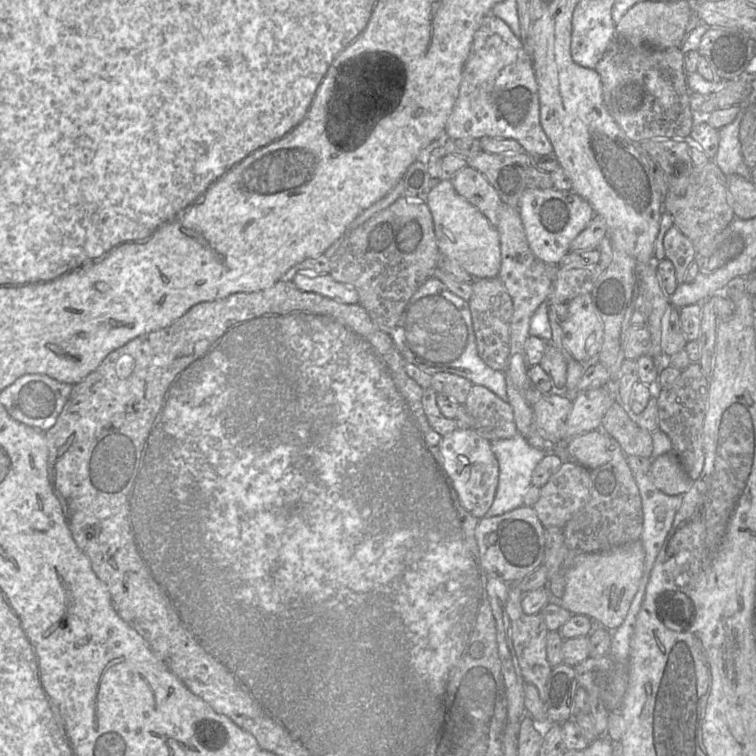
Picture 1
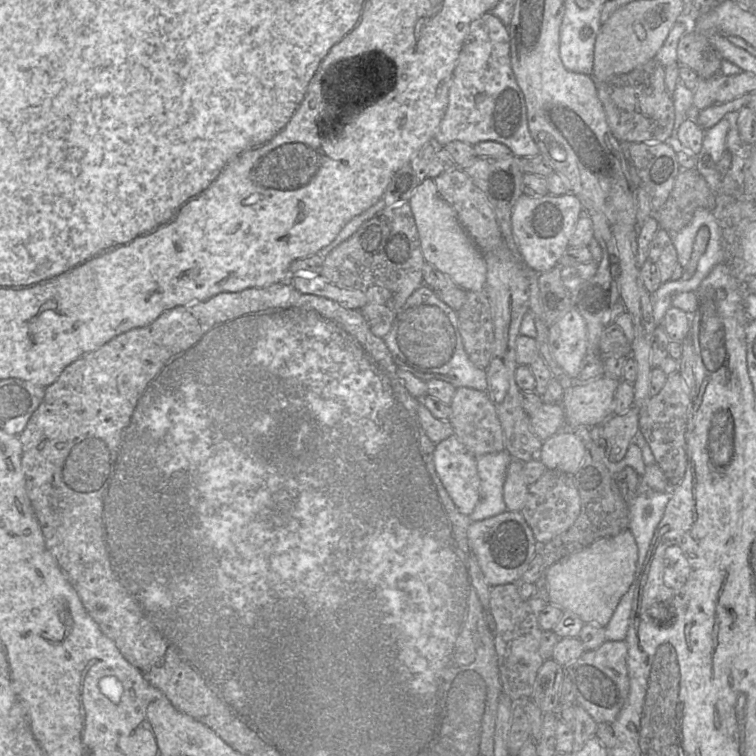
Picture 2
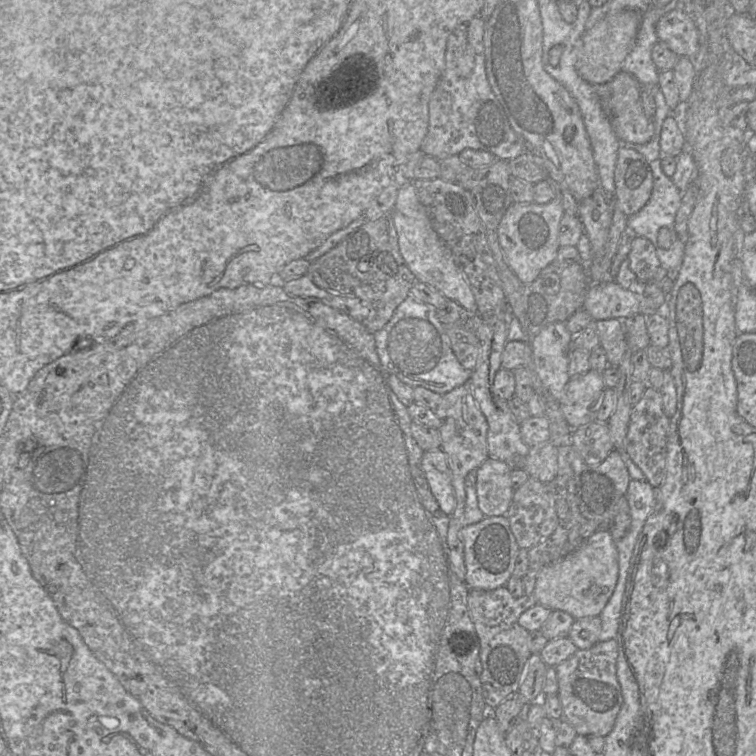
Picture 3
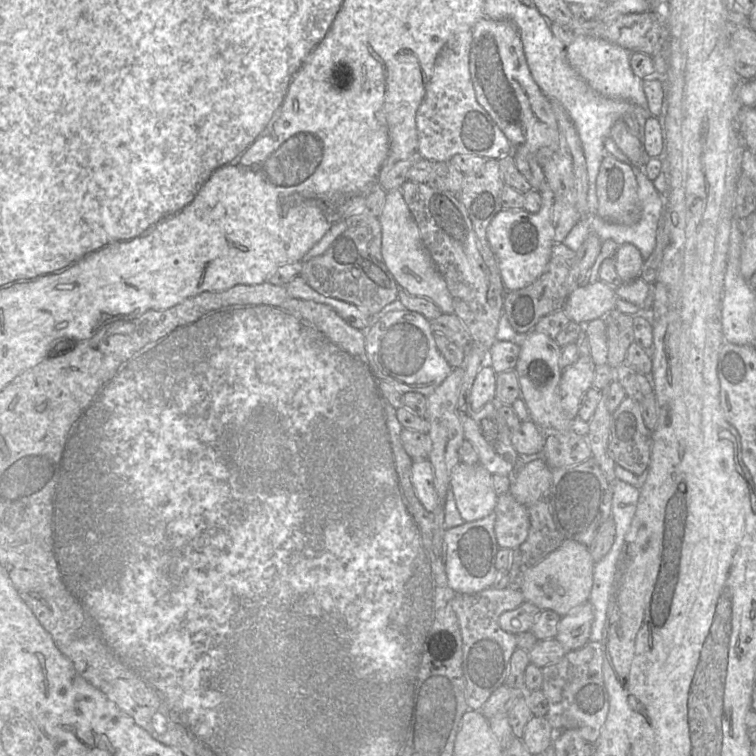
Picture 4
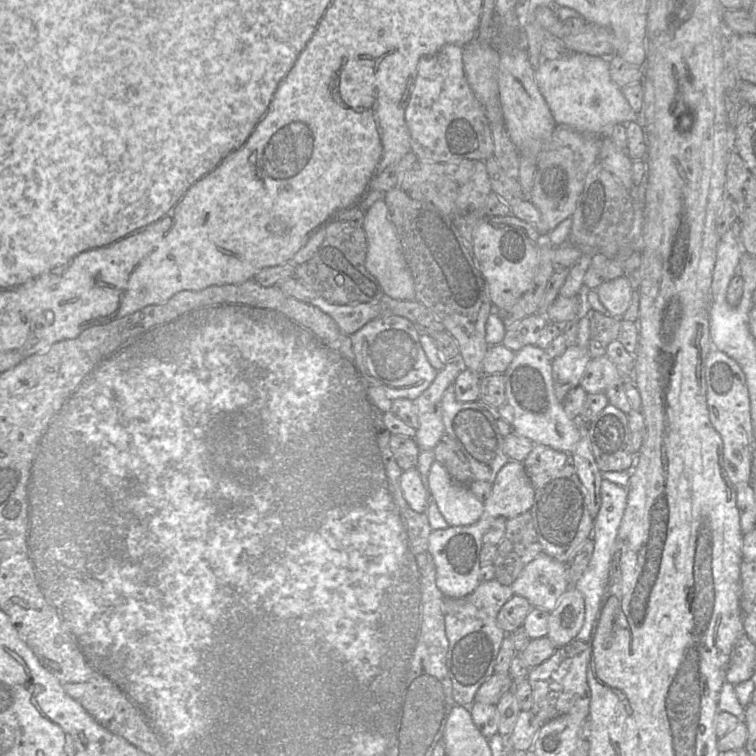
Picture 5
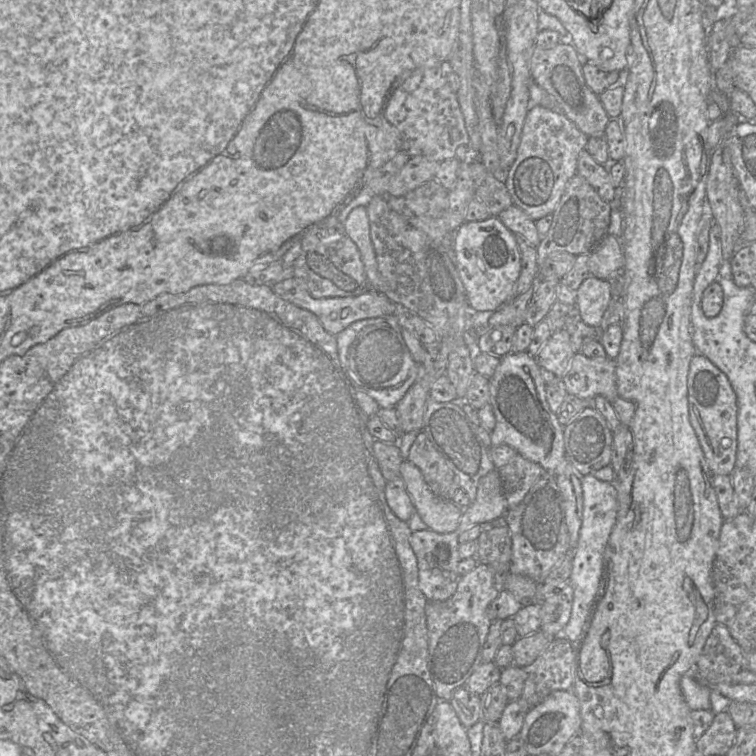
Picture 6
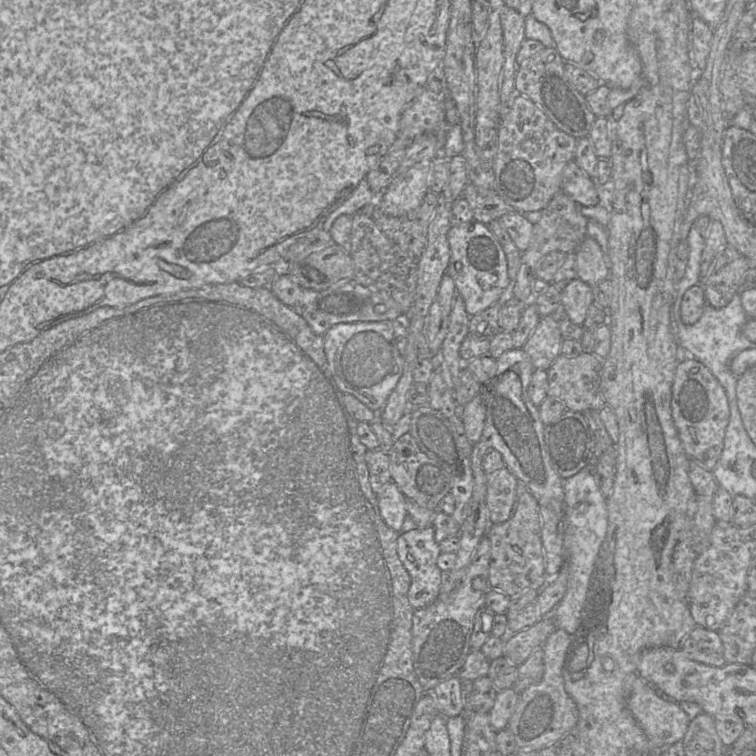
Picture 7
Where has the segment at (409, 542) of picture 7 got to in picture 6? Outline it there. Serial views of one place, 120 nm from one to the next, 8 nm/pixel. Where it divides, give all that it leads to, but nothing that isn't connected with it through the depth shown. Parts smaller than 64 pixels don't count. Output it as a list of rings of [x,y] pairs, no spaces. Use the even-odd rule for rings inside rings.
[[[430,529],[412,532],[410,545],[417,558],[419,588],[428,601],[444,601],[455,593],[461,577],[458,573],[461,561],[459,537],[466,530],[469,529],[454,530],[449,533],[437,533]]]

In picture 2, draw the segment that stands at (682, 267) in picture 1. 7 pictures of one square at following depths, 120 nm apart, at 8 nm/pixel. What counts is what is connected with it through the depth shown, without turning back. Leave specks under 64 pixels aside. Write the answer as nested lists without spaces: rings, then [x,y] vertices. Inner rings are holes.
[[[659,229],[654,235],[649,244],[648,260],[656,265],[661,283],[670,281],[672,273],[678,265],[678,258],[667,231]]]

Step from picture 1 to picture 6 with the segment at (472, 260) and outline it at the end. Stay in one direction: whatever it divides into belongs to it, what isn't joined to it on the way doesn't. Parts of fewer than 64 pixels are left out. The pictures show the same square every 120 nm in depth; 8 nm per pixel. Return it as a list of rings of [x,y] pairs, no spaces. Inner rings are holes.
[[[357,207],[348,215],[344,223],[345,234],[357,245],[370,288],[382,290],[382,280],[378,274],[376,255],[370,236],[370,221],[366,207]]]

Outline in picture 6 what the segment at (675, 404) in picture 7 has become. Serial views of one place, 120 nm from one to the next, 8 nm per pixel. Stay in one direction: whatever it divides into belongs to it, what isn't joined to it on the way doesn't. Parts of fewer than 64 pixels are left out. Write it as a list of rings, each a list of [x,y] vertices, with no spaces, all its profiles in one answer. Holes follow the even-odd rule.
[[[696,354],[689,366],[687,394],[690,423],[699,440],[706,463],[715,474],[732,474],[736,468],[738,406],[736,394],[728,377],[707,357]]]

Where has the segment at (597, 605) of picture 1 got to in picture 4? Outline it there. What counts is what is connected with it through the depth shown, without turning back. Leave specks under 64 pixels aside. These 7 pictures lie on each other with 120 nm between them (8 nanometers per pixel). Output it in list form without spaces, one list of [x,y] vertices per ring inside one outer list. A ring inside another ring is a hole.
[[[565,540],[556,550],[525,573],[520,592],[526,601],[540,610],[551,610],[564,616],[573,608],[589,602],[595,564],[588,545]]]

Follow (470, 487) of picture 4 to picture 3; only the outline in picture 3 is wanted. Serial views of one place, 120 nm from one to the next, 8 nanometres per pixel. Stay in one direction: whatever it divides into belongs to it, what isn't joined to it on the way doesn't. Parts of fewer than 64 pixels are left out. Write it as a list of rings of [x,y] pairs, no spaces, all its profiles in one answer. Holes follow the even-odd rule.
[[[487,459],[476,469],[478,507],[485,517],[505,515],[512,502],[512,469],[504,462]]]

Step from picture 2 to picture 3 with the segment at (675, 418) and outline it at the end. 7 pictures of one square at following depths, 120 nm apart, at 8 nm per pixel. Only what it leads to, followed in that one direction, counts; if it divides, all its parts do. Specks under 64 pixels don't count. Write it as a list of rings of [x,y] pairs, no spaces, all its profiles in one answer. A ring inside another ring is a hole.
[[[648,387],[642,398],[633,406],[628,431],[624,438],[624,451],[642,471],[645,480],[654,488],[659,487],[666,476],[669,425],[670,418],[664,412],[661,392]]]

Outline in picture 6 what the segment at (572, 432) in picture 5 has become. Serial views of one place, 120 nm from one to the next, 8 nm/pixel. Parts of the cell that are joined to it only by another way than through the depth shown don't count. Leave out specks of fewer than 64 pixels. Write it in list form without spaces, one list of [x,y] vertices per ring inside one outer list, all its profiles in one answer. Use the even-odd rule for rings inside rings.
[[[527,351],[508,353],[501,357],[499,365],[489,379],[488,404],[495,416],[495,426],[490,433],[491,445],[508,445],[525,459],[540,464],[546,472],[574,474],[576,472],[564,456],[564,425],[548,405],[546,383],[541,371],[535,357]]]

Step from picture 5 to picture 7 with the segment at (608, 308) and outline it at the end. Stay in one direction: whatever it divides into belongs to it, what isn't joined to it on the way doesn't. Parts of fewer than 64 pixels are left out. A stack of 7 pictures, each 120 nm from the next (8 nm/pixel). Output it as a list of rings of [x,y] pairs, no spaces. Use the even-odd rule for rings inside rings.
[[[574,279],[560,290],[561,306],[569,319],[576,325],[582,326],[588,309],[593,305],[592,286],[580,279]]]

